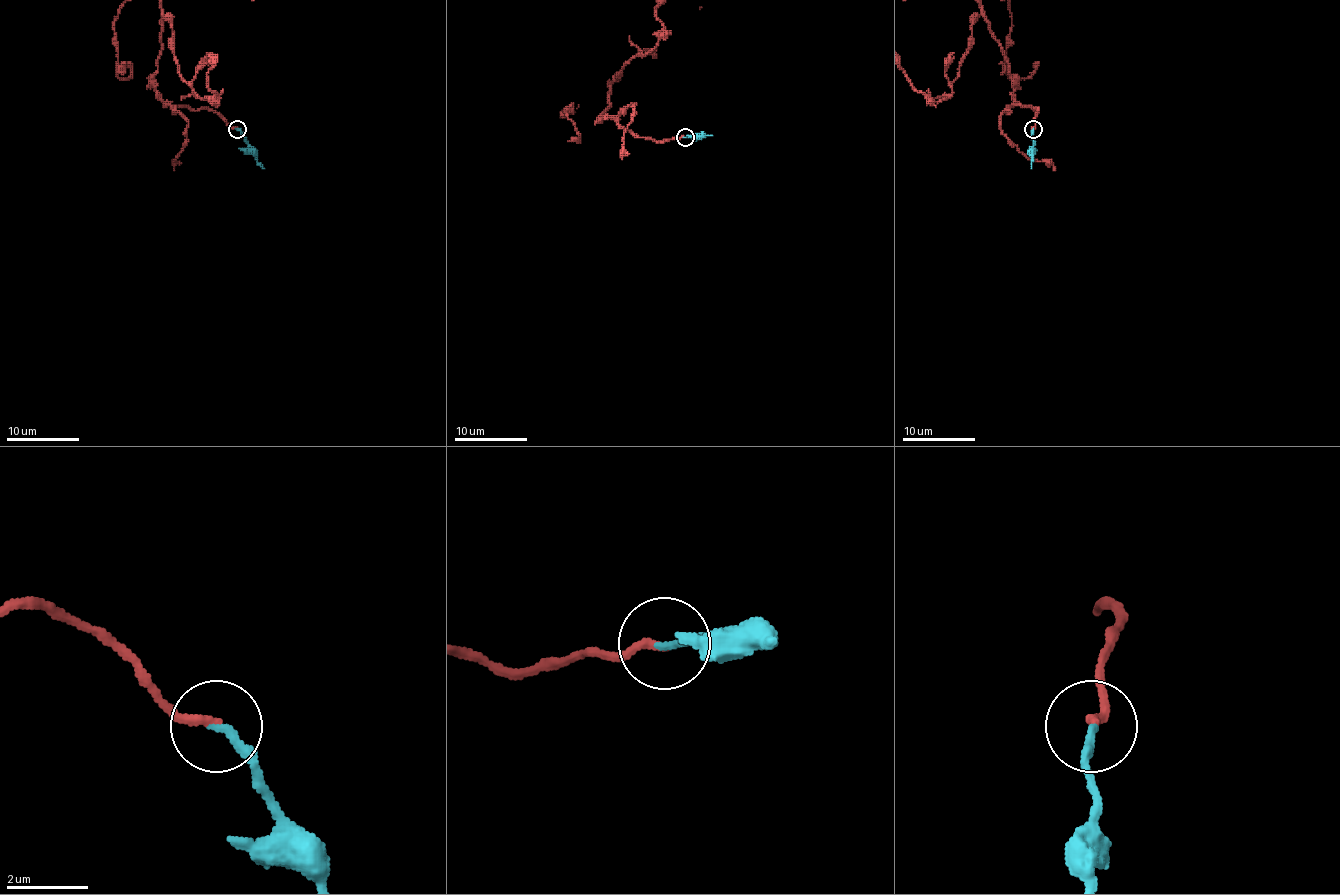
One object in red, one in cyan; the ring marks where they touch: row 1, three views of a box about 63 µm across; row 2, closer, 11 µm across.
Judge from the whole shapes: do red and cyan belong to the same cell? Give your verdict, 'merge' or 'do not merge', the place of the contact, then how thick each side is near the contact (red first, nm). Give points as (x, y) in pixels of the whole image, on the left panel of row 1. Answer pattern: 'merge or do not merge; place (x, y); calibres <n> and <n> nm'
merge; place (237, 129); calibres 200 and 200 nm

